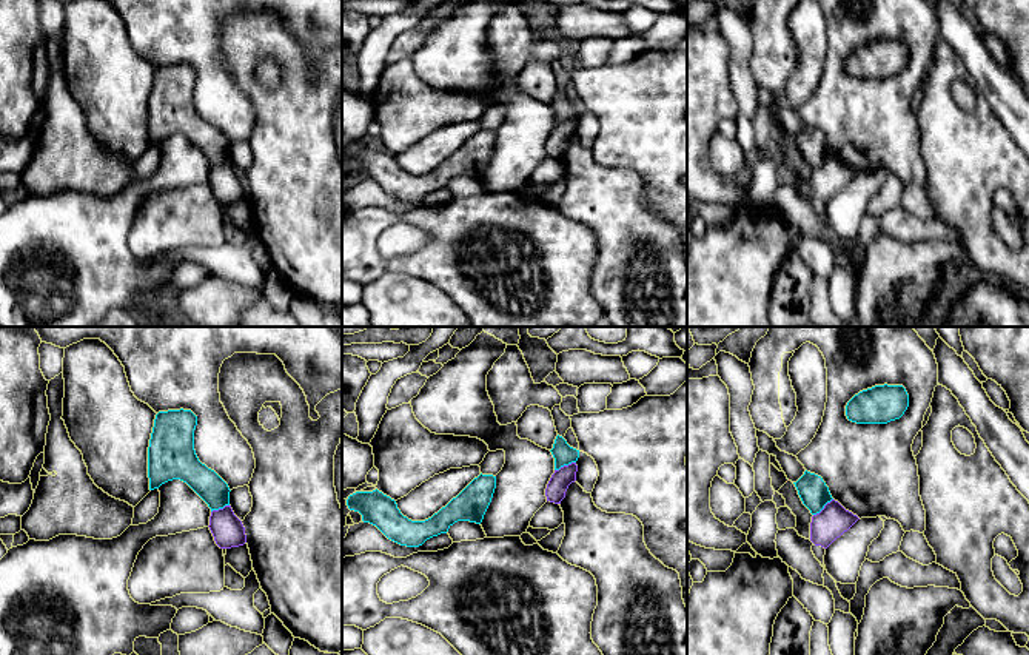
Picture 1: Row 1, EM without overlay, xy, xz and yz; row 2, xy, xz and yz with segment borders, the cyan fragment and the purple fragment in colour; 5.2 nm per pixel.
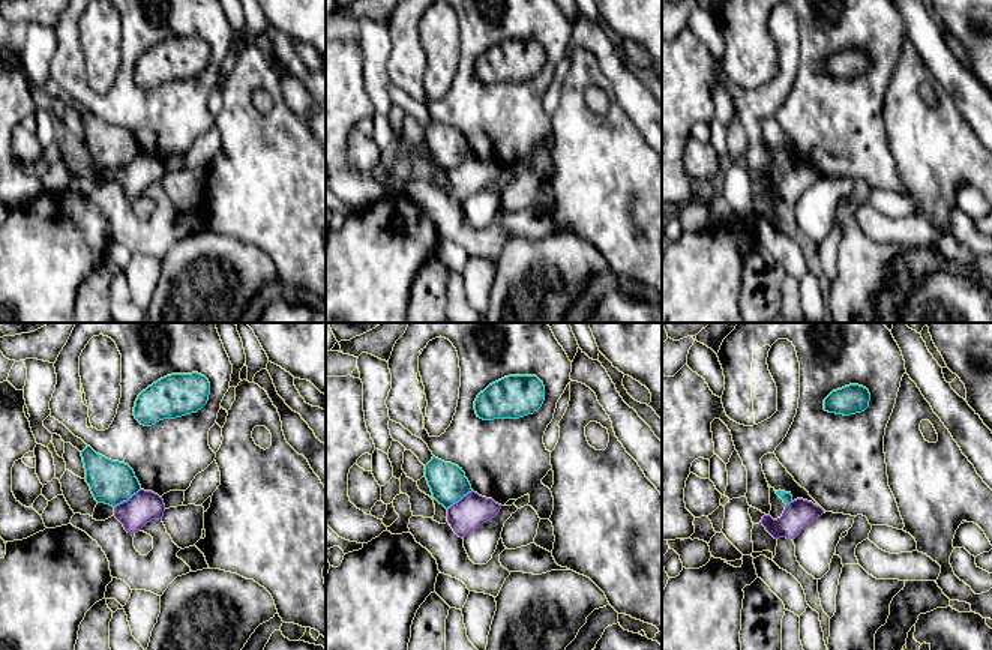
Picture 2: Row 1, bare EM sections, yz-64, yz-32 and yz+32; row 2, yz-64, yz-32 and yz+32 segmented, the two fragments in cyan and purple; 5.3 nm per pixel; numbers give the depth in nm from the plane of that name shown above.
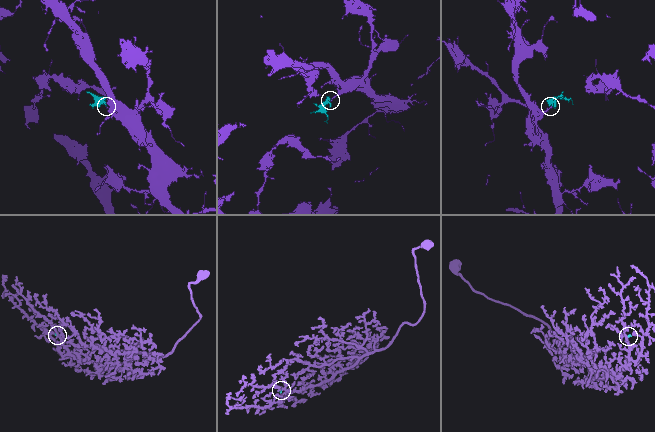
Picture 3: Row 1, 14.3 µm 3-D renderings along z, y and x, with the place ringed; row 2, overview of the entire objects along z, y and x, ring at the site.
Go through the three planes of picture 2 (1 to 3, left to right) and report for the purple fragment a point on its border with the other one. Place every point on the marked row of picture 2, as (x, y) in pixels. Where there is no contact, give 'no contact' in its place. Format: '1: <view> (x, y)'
1: yz-64 (126, 500)
2: yz-32 (458, 500)
3: yz+32 (788, 503)

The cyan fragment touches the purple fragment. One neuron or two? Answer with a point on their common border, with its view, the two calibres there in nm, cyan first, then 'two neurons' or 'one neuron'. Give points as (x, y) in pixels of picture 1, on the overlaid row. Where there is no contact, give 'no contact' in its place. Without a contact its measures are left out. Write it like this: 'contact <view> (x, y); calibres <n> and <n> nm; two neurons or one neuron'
contact xz (564, 464); calibres 110 and 110 nm; two neurons

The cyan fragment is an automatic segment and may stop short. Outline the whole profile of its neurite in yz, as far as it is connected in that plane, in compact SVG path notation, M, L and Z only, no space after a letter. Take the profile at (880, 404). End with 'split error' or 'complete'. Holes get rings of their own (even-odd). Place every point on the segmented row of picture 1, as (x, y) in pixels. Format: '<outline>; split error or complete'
M875 385L855 395L846 405L846 416L856 424L887 424L900 419L909 407L903 385Z; complete

